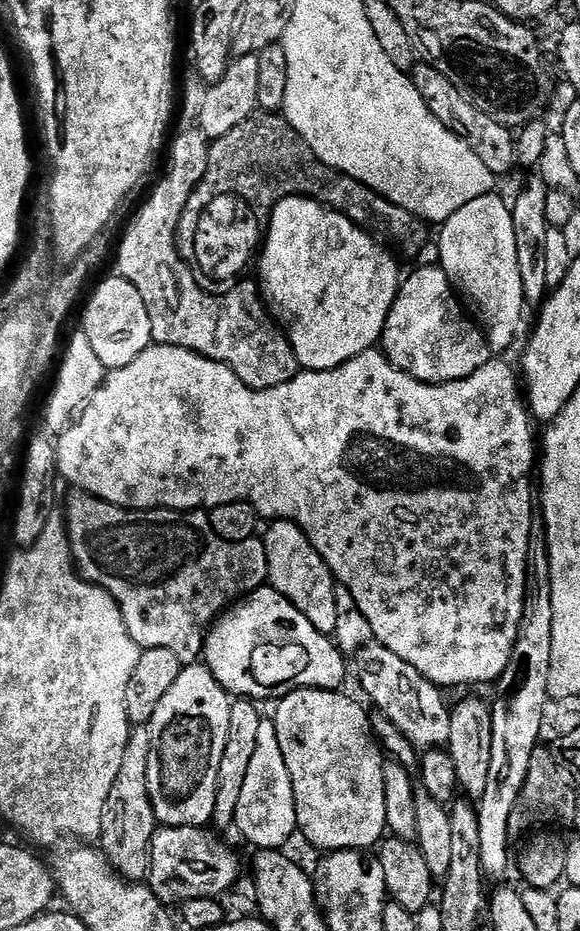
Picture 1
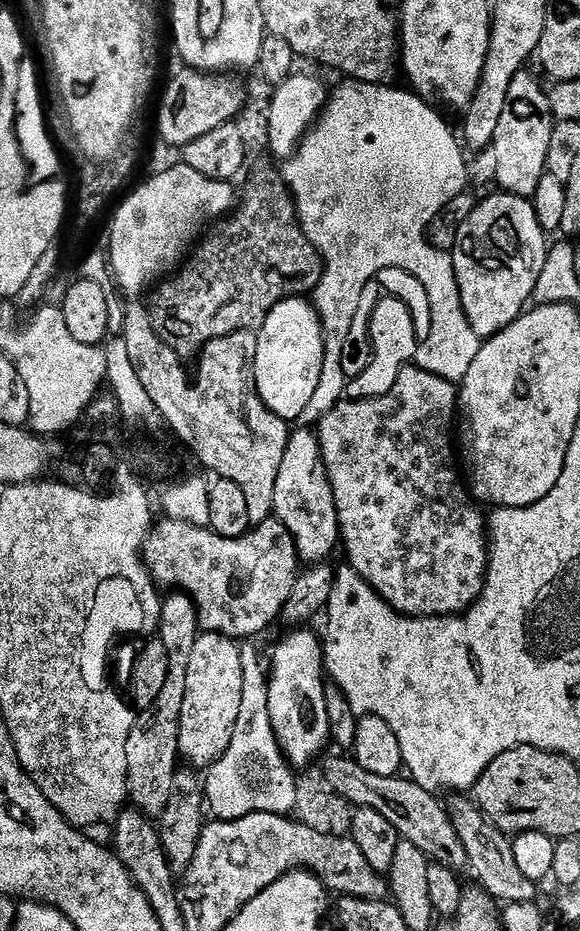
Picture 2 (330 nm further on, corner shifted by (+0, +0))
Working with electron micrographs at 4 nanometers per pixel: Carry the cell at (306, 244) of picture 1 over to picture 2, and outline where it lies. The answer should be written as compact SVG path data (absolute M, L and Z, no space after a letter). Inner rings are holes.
M304 298L278 302L258 329L256 341L256 389L262 402L278 418L299 421L306 406L310 406L310 398L314 398L314 390L318 390L322 378L324 327L320 324L320 315Z

